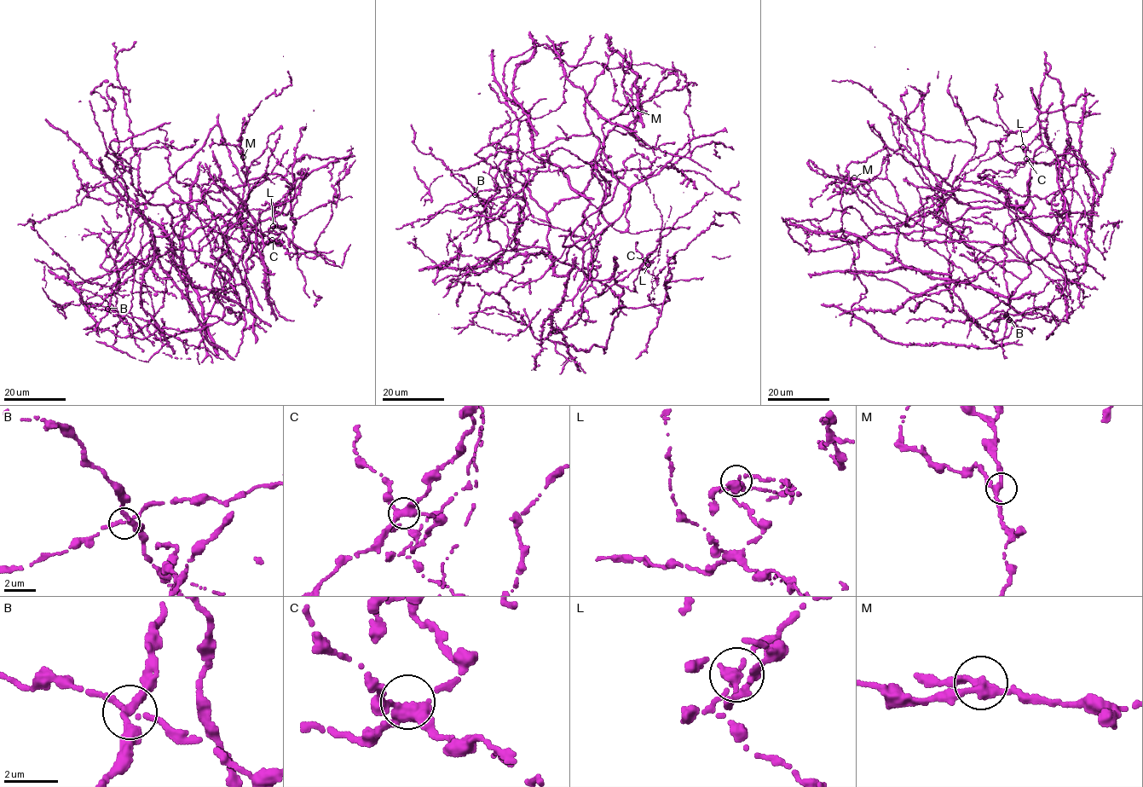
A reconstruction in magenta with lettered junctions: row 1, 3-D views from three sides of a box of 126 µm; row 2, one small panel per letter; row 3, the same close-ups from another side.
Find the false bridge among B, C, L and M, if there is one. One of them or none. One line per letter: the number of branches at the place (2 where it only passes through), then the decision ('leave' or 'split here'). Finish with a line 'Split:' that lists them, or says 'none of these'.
B: 4 | leave
C: 4 | leave
L: 4 | split here
M: 3 | leave
Split: L

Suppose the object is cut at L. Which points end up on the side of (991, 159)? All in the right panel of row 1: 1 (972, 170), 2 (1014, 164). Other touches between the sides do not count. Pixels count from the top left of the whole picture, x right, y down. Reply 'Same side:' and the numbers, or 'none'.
Same side: 1

